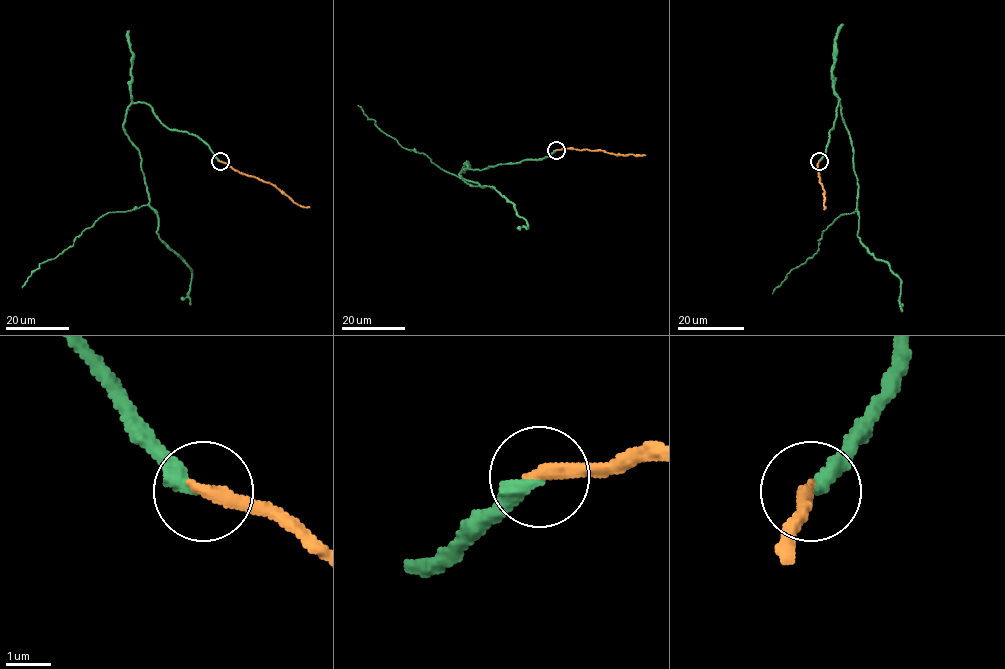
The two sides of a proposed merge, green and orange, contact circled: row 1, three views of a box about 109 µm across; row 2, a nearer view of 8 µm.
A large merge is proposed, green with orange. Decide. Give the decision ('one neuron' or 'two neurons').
one neuron

